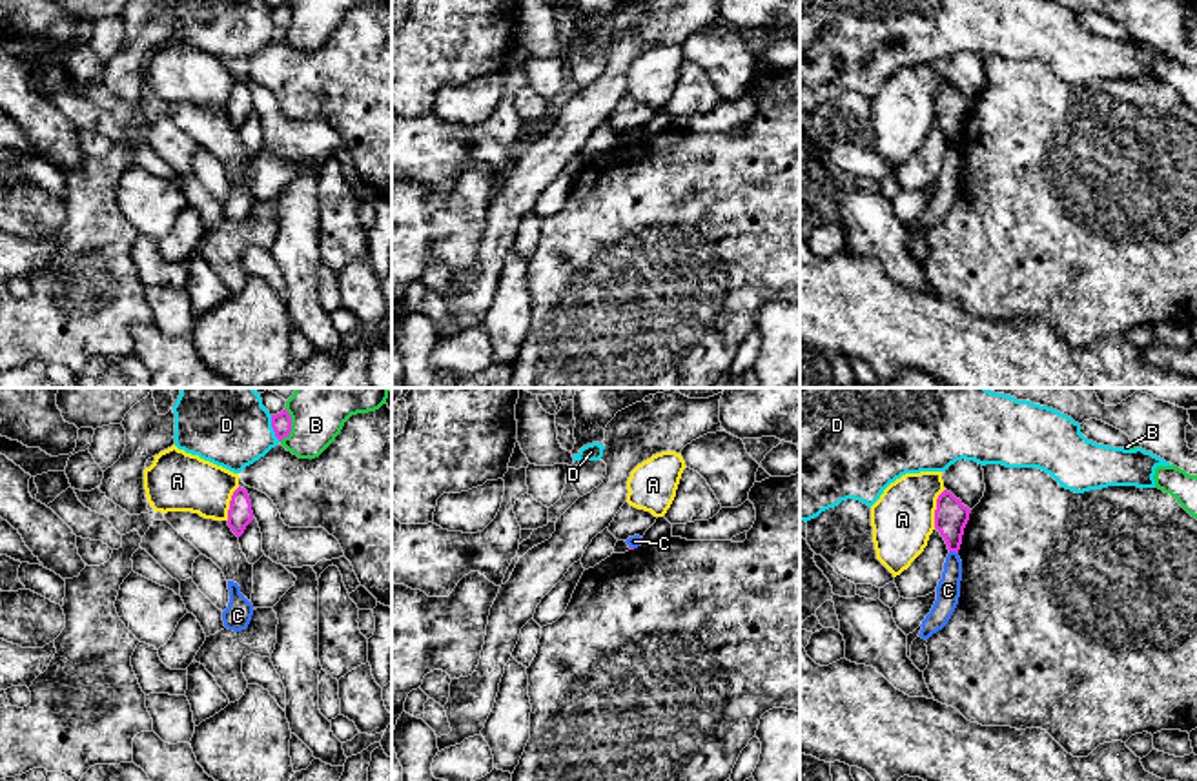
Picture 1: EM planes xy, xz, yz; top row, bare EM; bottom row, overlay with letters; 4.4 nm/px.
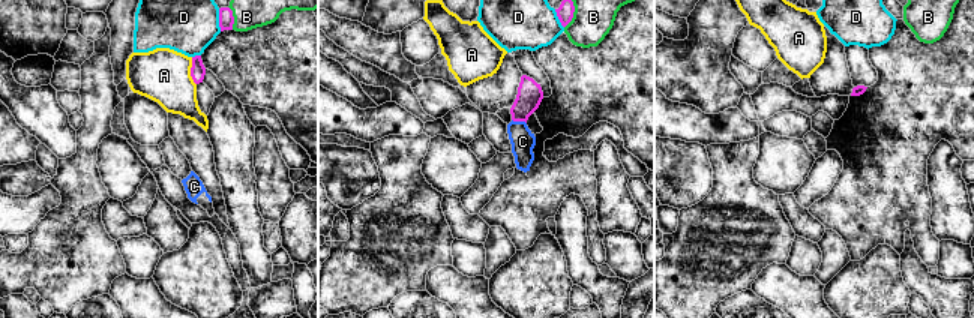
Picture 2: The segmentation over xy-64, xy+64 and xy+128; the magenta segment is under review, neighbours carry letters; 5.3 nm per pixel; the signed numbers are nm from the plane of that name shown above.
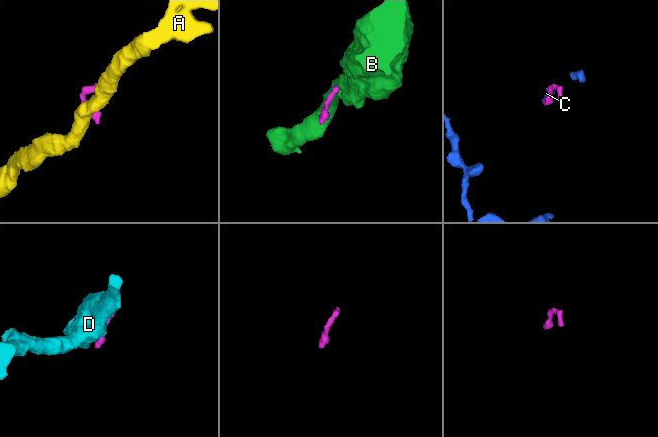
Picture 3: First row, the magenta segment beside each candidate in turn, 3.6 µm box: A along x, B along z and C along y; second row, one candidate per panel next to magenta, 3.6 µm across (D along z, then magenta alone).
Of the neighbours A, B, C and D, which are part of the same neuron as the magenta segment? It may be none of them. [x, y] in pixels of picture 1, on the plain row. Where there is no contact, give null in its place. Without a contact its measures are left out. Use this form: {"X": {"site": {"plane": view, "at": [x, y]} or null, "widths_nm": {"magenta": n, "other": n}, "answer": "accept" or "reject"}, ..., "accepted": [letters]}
{"A": {"site": {"plane": "yz", "at": [937, 101]}, "widths_nm": {"magenta": 150, "other": 280}, "answer": "reject"}, "B": {"site": {"plane": "xy", "at": [290, 19]}, "widths_nm": {"magenta": 90, "other": 190}, "answer": "reject"}, "C": {"site": {"plane": "yz", "at": [953, 142]}, "widths_nm": {"magenta": 150, "other": 110}, "answer": "reject"}, "D": {"site": {"plane": "xy", "at": [272, 19]}, "widths_nm": {"magenta": 90, "other": 280}, "answer": "reject"}, "accepted": []}

